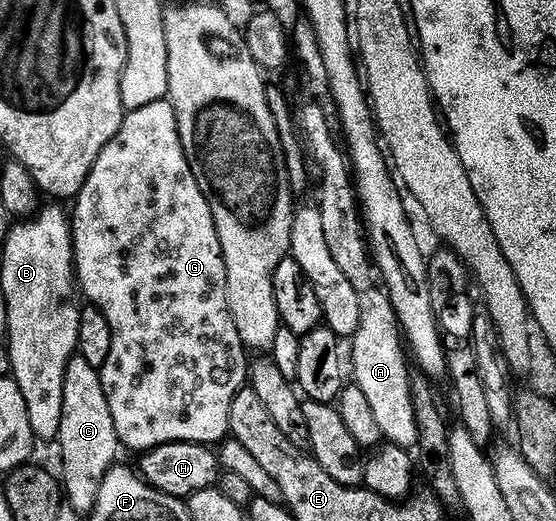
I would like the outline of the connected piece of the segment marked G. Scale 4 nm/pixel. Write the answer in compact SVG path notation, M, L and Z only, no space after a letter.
M164 98L154 100L150 104L142 104L142 108L134 108L125 113L120 121L118 132L98 152L82 188L74 199L76 207L70 210L72 228L72 260L74 278L78 290L84 294L89 303L97 306L106 316L106 324L110 324L110 356L99 366L102 392L106 392L106 404L110 404L110 417L114 420L116 441L121 447L129 446L135 452L143 452L158 444L167 442L202 442L219 444L229 437L228 421L230 420L230 400L245 385L249 359L244 359L246 347L238 336L238 328L234 328L234 320L230 316L230 308L226 304L226 264L222 256L222 248L218 244L218 232L214 228L214 220L210 212L210 204L198 188L198 180L194 180L190 164L184 155L182 140L178 136L174 108Z

